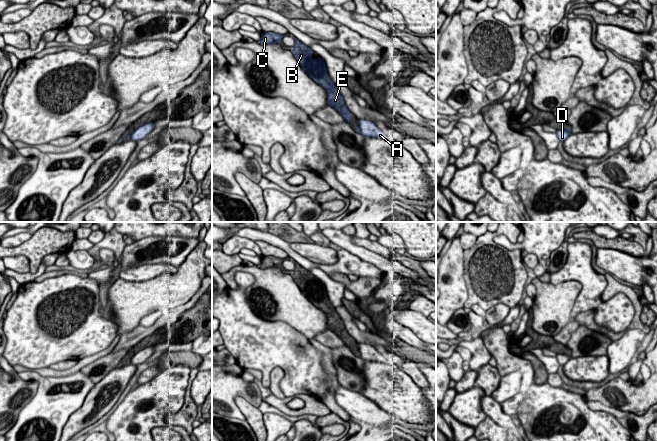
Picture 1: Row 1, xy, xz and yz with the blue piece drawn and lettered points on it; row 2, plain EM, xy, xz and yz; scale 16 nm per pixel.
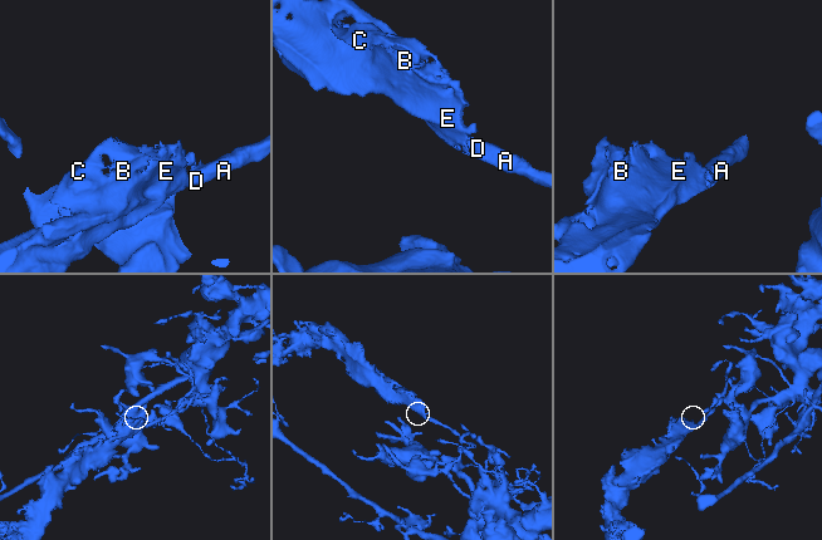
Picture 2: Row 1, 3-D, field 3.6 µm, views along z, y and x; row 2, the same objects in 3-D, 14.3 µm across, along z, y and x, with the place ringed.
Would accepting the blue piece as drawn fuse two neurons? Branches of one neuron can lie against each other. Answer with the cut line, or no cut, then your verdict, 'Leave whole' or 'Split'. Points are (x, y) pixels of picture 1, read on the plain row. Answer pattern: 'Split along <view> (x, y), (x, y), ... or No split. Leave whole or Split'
Split along xy (136, 353), (130, 363). Split

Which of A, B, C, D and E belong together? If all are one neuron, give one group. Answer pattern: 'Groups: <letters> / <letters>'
Groups: A D / B C E

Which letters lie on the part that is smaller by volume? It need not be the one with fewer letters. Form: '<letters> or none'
B, C, E

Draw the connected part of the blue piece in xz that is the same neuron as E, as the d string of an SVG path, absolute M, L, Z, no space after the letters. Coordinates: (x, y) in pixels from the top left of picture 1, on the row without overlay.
M293 259L290 260L292 260L295 264L295 269L291 272L291 276L293 277L295 283L298 285L301 292L309 299L310 302L312 302L317 308L321 309L327 315L328 330L337 334L345 343L345 346L347 346L352 351L352 349L349 347L351 343L351 335L347 332L344 322L337 313L336 308L330 303L323 283L321 281L319 281L318 283L312 283L311 273L303 268L300 264L295 262Z

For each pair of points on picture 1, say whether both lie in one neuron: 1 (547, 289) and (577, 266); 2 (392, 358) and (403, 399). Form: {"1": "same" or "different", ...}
{"1": "different", "2": "different"}

